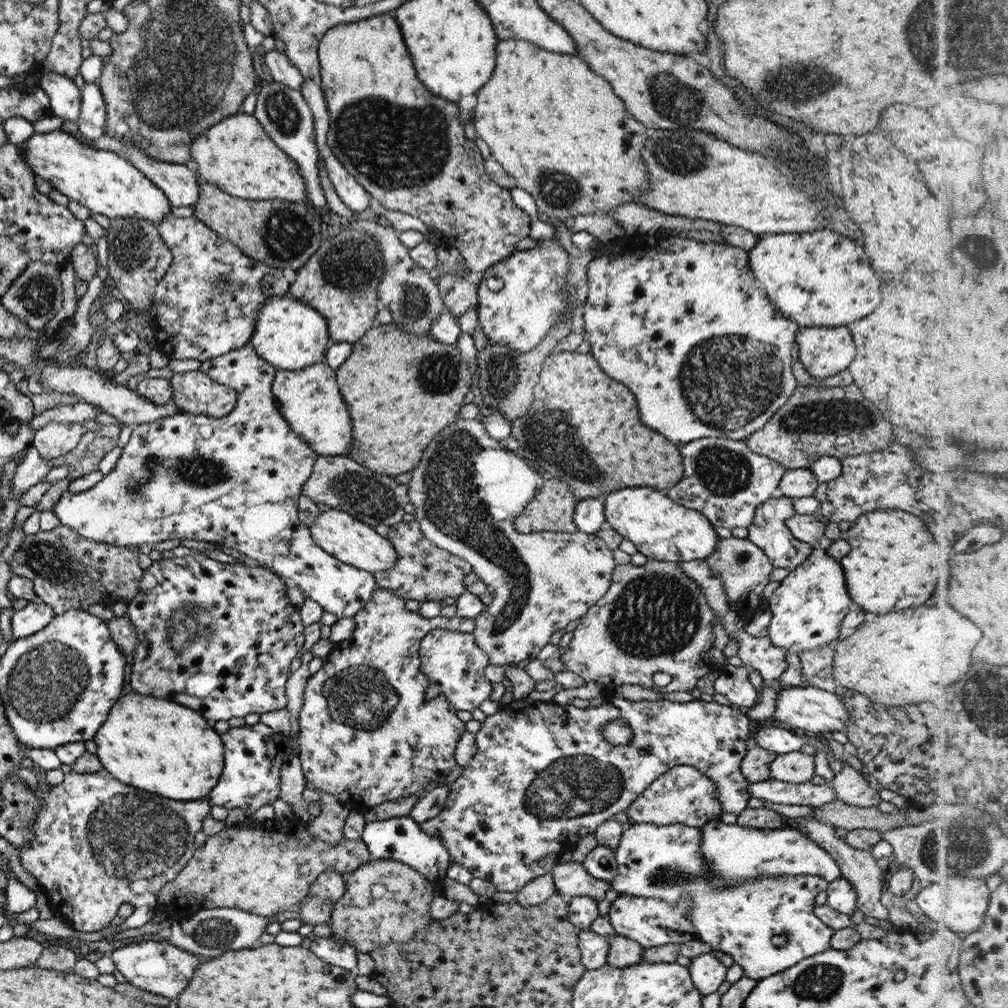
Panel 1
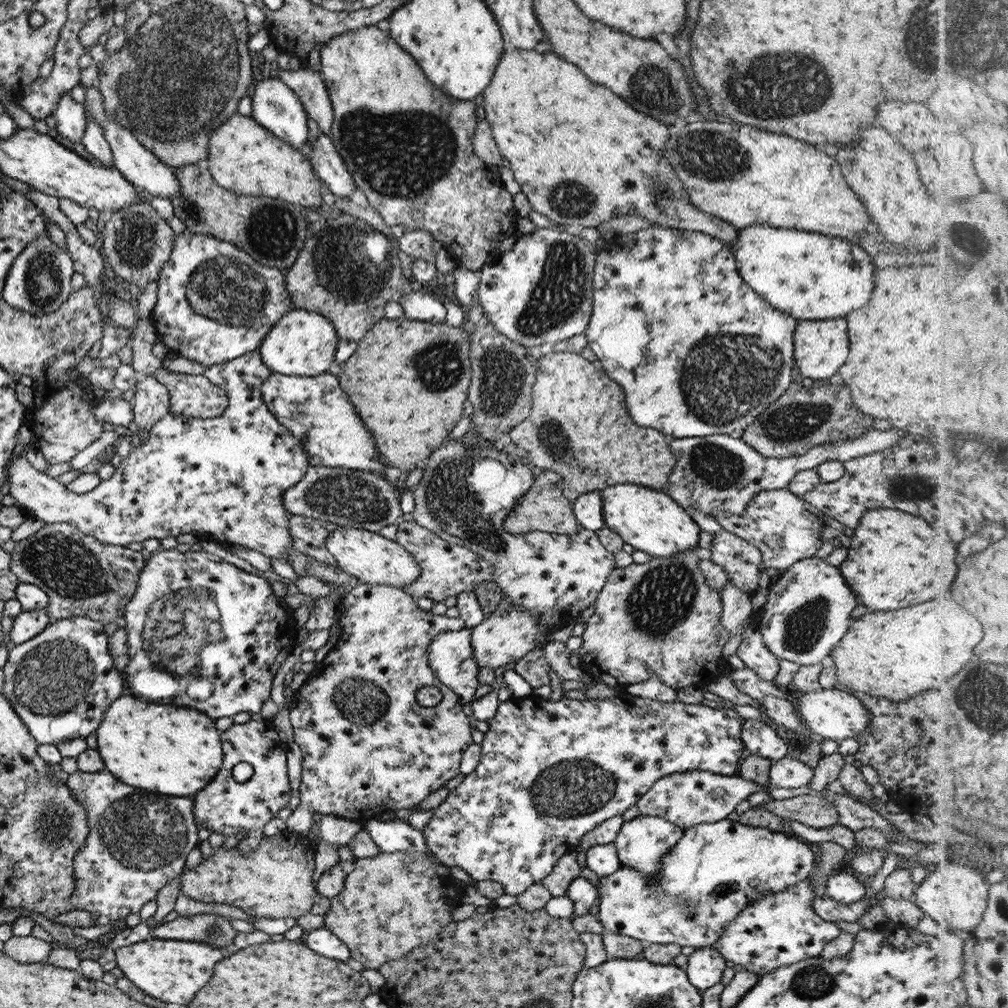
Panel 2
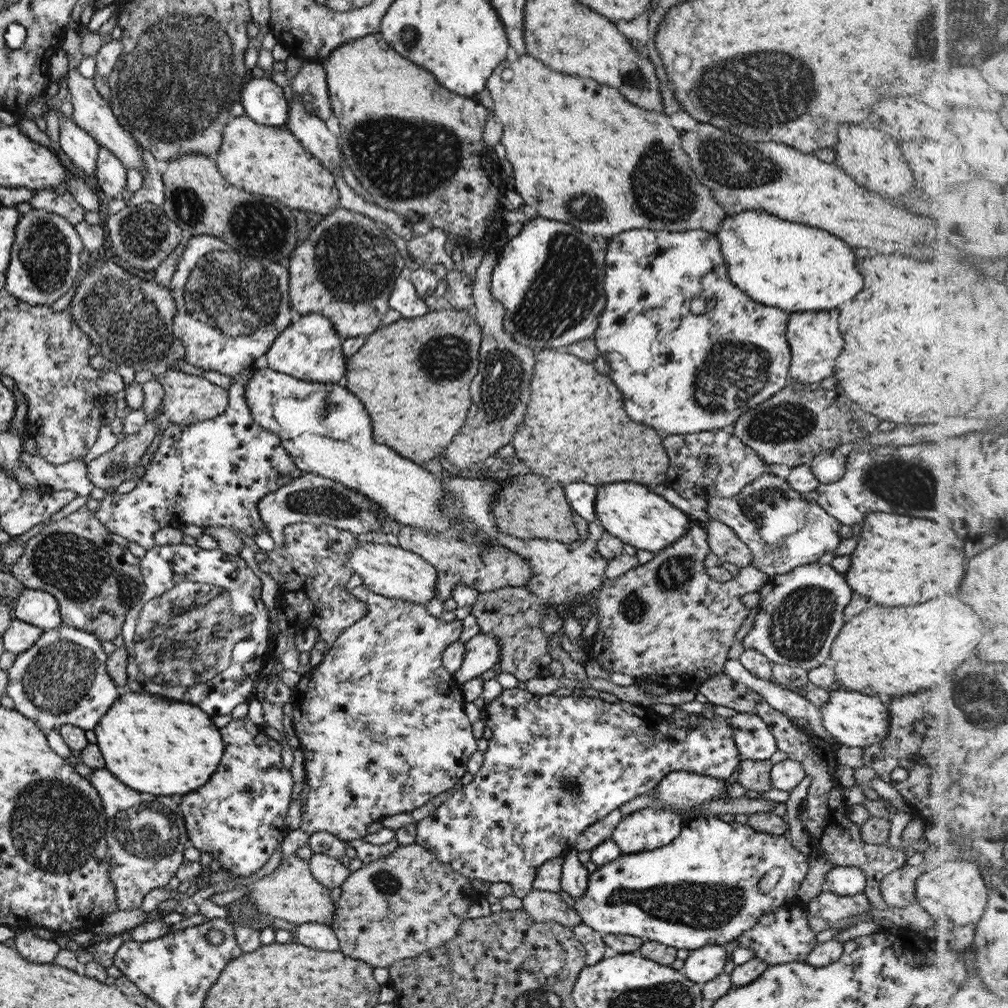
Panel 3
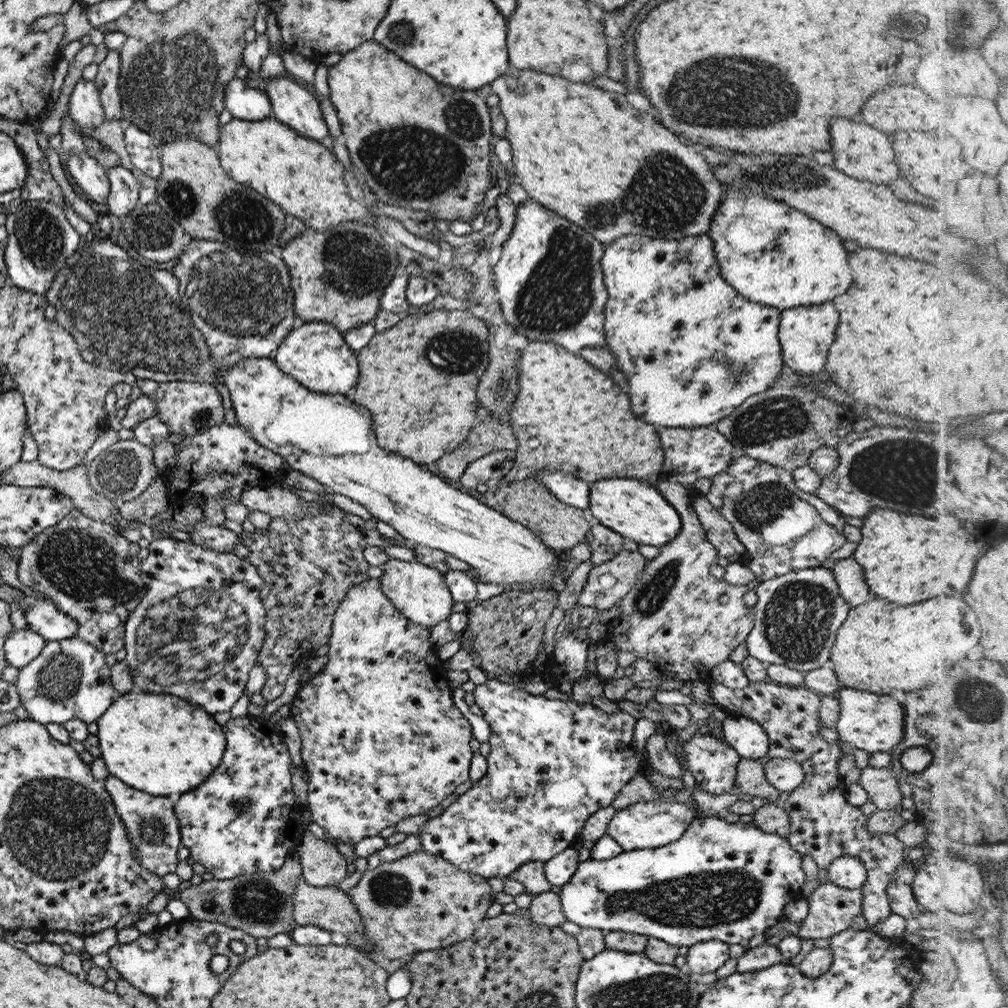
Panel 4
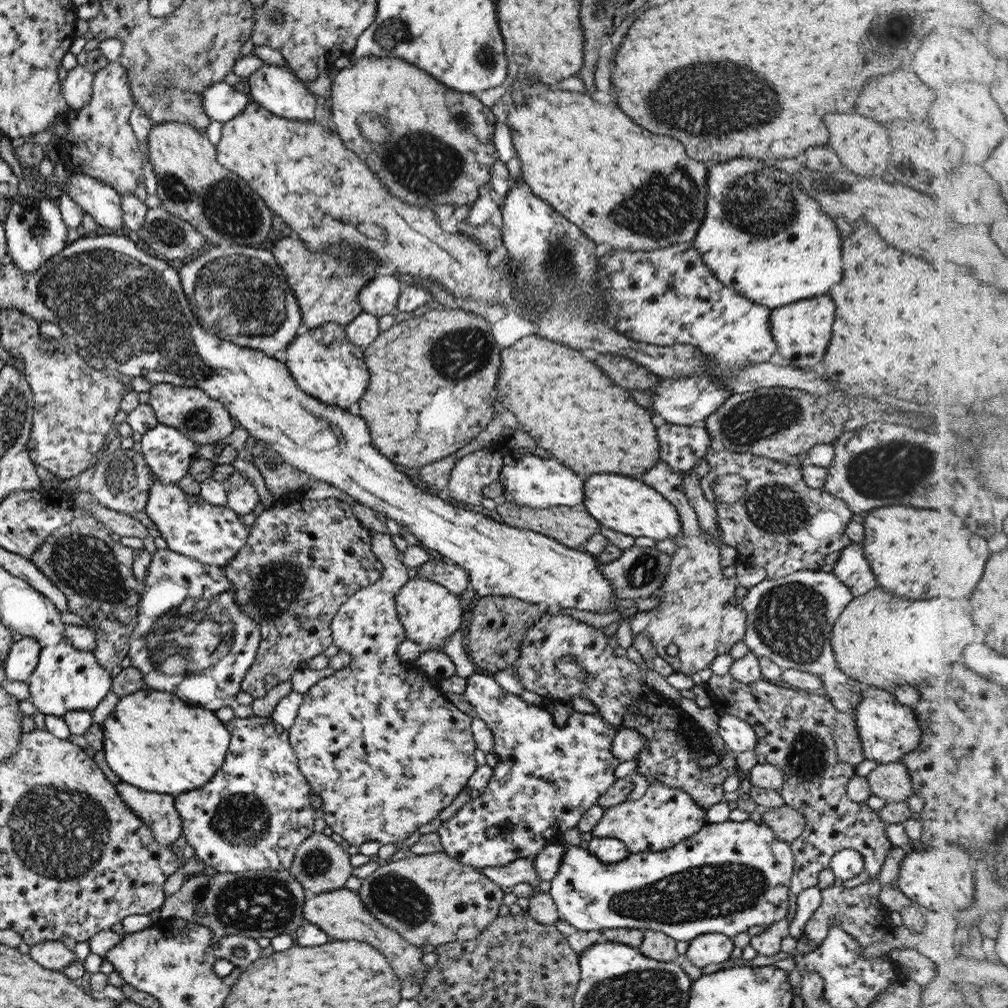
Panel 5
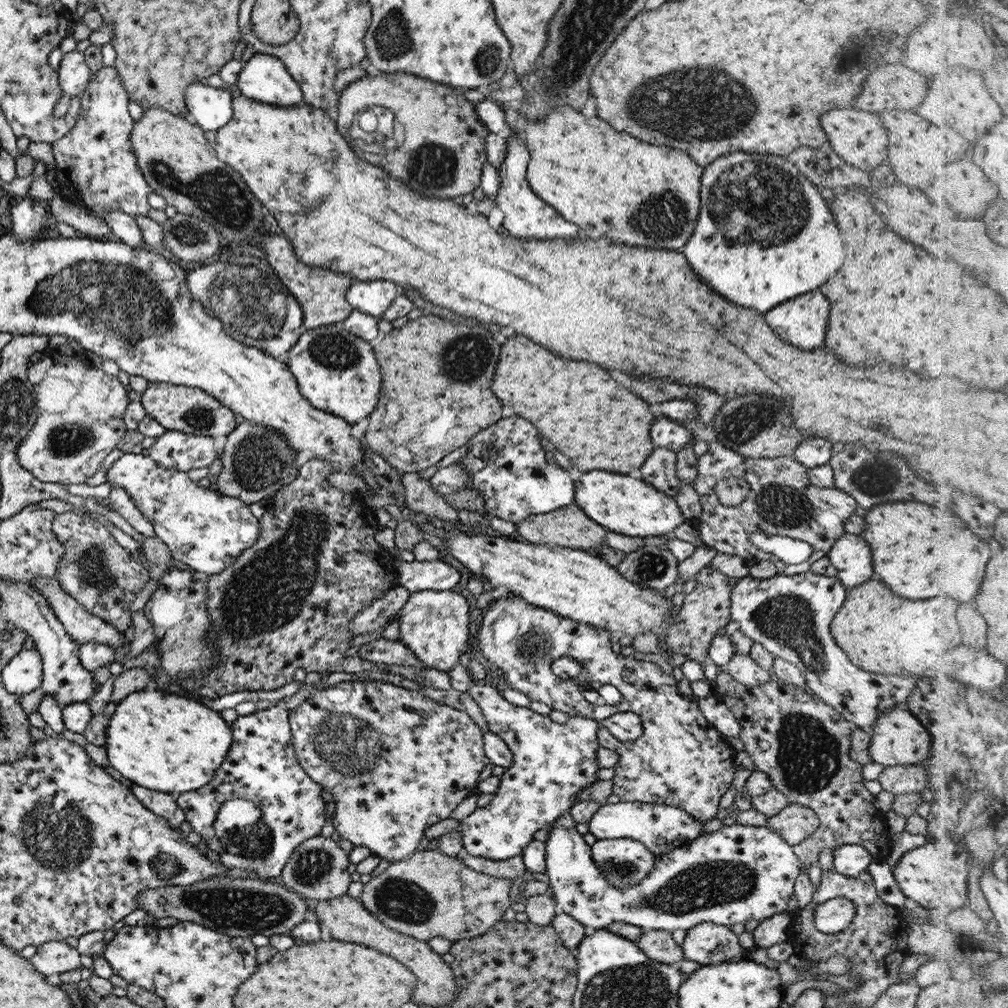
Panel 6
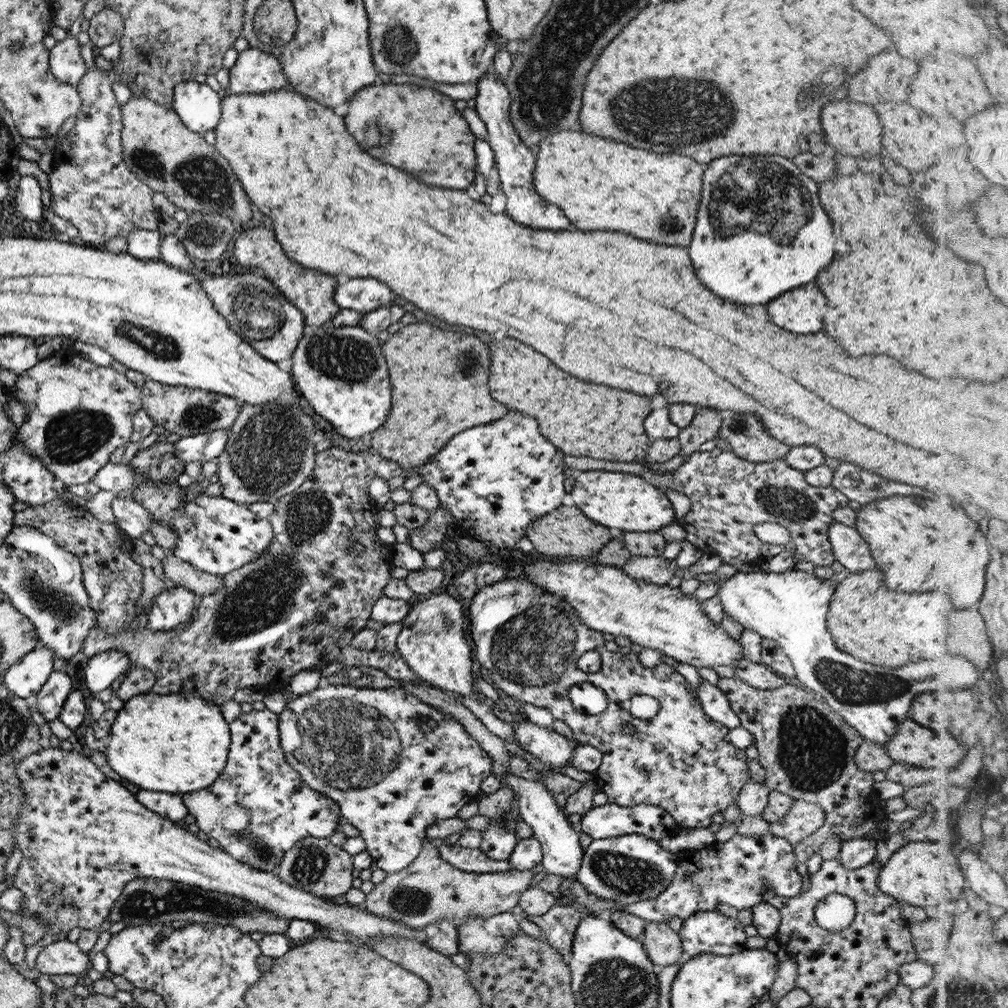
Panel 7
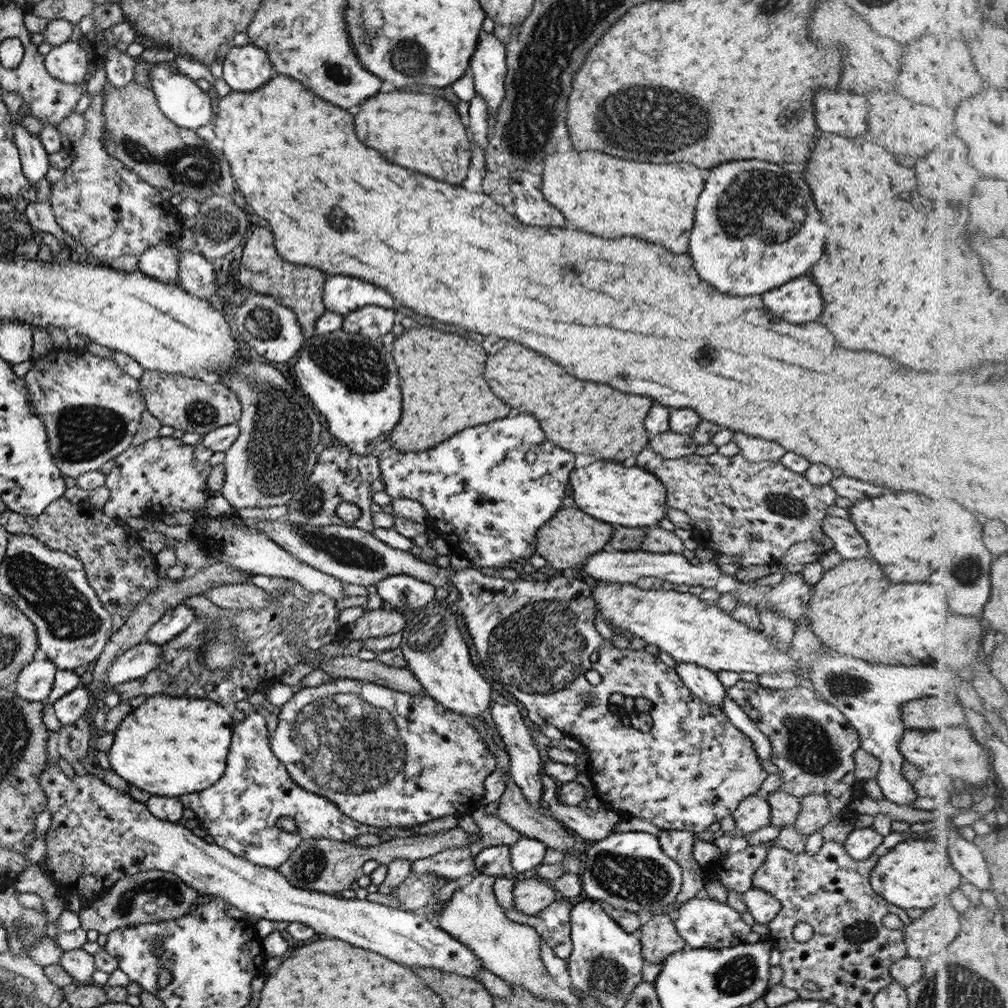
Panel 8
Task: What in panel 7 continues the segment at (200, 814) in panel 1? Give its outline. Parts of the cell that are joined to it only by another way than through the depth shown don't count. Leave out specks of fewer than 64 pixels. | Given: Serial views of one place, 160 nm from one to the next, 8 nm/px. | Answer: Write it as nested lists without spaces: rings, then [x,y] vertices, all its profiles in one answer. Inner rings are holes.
[[[139,789],[135,796],[147,810],[155,812],[159,816],[167,817],[173,823],[181,823],[182,818],[188,813],[180,796],[143,789]]]

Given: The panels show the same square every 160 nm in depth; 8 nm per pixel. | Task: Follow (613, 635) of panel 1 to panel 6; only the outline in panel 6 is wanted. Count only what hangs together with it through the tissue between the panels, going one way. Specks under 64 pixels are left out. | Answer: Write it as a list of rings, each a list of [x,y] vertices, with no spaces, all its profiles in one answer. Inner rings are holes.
[[[655,448],[647,460],[641,464],[640,479],[645,484],[651,484],[653,488],[662,491],[669,497],[677,494],[680,480],[676,477],[676,454],[668,448]],[[709,566],[699,571],[695,586],[684,596],[679,612],[674,615],[671,624],[668,624],[664,634],[665,646],[670,653],[683,654],[687,660],[694,660],[697,664],[704,665],[709,661],[707,652],[709,646],[719,630],[725,630],[725,625],[731,621],[729,613],[729,591],[731,586],[727,583],[728,577]]]

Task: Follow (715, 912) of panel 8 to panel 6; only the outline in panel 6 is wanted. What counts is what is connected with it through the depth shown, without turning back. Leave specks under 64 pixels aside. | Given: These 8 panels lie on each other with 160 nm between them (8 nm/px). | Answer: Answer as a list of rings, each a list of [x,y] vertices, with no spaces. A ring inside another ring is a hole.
[[[699,923],[689,928],[680,947],[683,959],[698,965],[715,965],[743,953],[737,935],[729,927],[713,923]]]

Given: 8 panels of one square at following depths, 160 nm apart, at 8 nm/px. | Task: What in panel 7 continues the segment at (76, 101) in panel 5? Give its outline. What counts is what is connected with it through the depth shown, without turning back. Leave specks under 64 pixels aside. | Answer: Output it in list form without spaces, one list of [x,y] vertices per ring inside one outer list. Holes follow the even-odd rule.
[[[68,33],[63,40],[56,42],[55,46],[48,50],[48,65],[51,74],[59,82],[75,87],[86,73],[79,50],[79,43],[73,35]]]

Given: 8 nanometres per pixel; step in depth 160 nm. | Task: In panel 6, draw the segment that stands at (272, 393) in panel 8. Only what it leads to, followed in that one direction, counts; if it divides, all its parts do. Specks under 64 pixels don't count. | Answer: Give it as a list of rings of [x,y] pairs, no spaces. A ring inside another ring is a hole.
[[[244,420],[220,440],[219,446],[222,448],[221,468],[214,483],[215,490],[222,495],[238,498],[246,505],[269,499],[271,494],[295,480],[298,475],[296,452],[281,435],[270,428]]]

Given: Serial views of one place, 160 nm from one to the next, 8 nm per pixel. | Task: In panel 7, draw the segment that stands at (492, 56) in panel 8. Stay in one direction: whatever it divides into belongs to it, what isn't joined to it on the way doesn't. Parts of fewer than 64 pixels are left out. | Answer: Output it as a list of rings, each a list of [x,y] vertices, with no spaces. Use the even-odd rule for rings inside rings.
[[[489,65],[485,74],[477,81],[477,93],[474,97],[474,110],[477,113],[485,129],[487,130],[487,144],[494,155],[495,167],[498,172],[500,190],[507,199],[504,213],[517,224],[548,231],[560,231],[571,229],[570,222],[560,210],[535,193],[532,184],[532,172],[536,157],[533,152],[525,148],[525,145],[513,131],[513,125],[509,123],[508,108],[510,103],[509,91],[504,82],[495,75],[493,67]]]

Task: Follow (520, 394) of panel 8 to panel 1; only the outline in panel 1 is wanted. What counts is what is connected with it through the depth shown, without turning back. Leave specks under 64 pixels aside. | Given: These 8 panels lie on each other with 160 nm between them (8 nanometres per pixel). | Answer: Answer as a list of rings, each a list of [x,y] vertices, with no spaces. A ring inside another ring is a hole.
[[[551,352],[544,358],[537,377],[531,405],[525,414],[510,422],[510,436],[517,440],[519,454],[527,462],[538,465],[537,469],[543,475],[561,479],[577,500],[603,498],[607,492],[627,486],[649,486],[655,490],[671,488],[681,478],[682,460],[678,447],[639,424],[631,391],[605,376],[590,353]]]

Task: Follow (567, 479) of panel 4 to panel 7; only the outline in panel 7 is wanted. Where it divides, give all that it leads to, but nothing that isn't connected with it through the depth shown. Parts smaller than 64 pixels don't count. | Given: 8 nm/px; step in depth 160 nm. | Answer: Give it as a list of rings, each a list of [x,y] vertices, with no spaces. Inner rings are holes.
[[[508,410],[499,420],[458,432],[430,456],[427,463],[403,472],[404,479],[423,474],[421,480],[435,491],[438,506],[450,512],[450,526],[456,532],[462,532],[463,536],[496,551],[499,548],[517,548],[517,541],[525,537],[530,522],[562,505],[561,498],[566,493],[563,487],[563,456],[558,448],[541,436],[533,417]]]

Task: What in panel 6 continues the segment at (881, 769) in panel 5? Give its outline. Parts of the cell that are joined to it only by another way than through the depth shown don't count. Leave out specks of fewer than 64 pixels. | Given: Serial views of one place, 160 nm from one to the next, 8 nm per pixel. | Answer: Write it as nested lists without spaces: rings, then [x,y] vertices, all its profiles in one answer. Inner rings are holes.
[[[919,764],[883,767],[876,781],[883,791],[902,795],[916,793],[926,787],[926,770]]]

